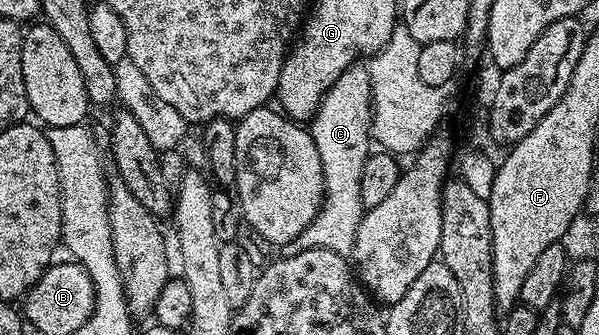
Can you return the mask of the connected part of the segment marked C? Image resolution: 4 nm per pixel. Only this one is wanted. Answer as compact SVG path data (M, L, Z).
M364 61L350 64L334 81L334 85L330 85L310 120L312 140L314 145L318 145L318 157L322 157L324 200L314 221L310 221L310 225L306 225L306 229L302 229L294 241L283 244L283 257L294 257L306 249L330 249L348 257L356 250L358 225L364 220L366 210L362 205L362 165L366 165L374 143L368 66Z

